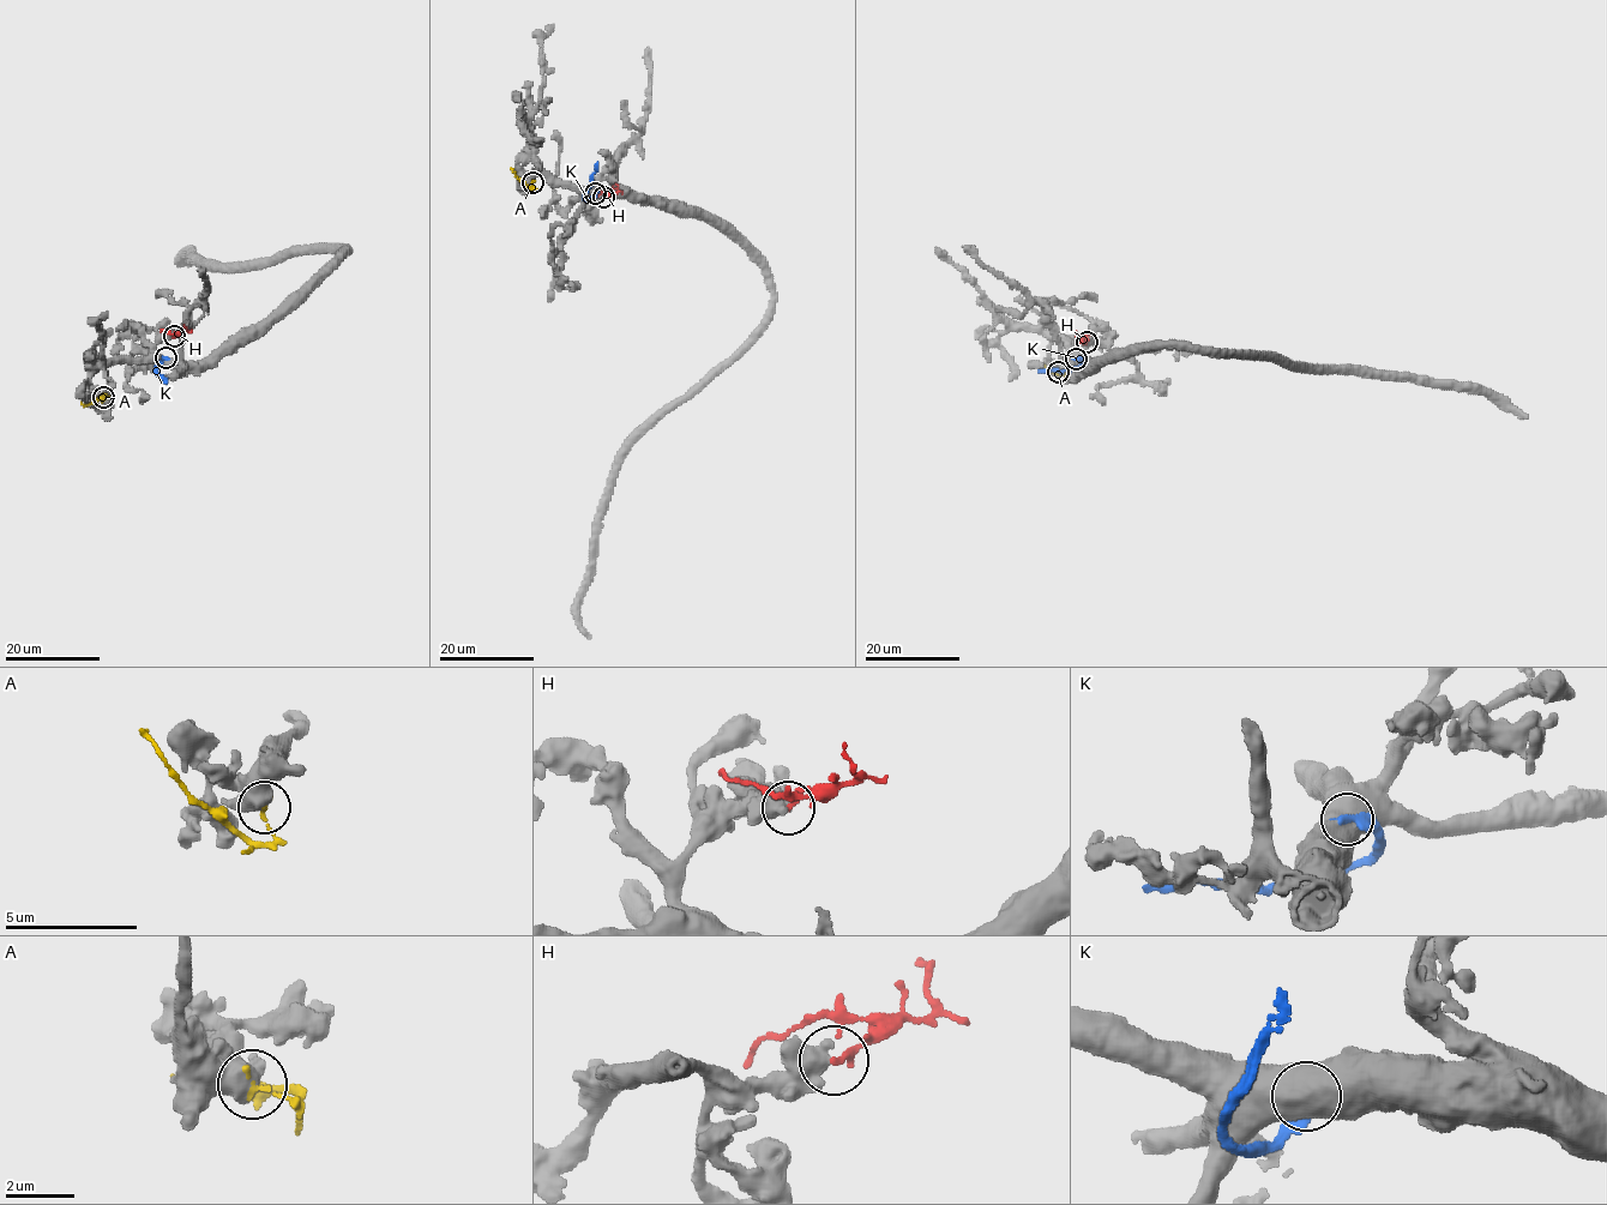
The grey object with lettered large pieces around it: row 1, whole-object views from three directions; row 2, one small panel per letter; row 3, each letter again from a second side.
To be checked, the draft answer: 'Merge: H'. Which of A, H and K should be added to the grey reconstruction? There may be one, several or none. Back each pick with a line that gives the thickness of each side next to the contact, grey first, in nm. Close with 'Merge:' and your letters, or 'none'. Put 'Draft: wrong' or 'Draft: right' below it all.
Merge: none
Draft: wrong

